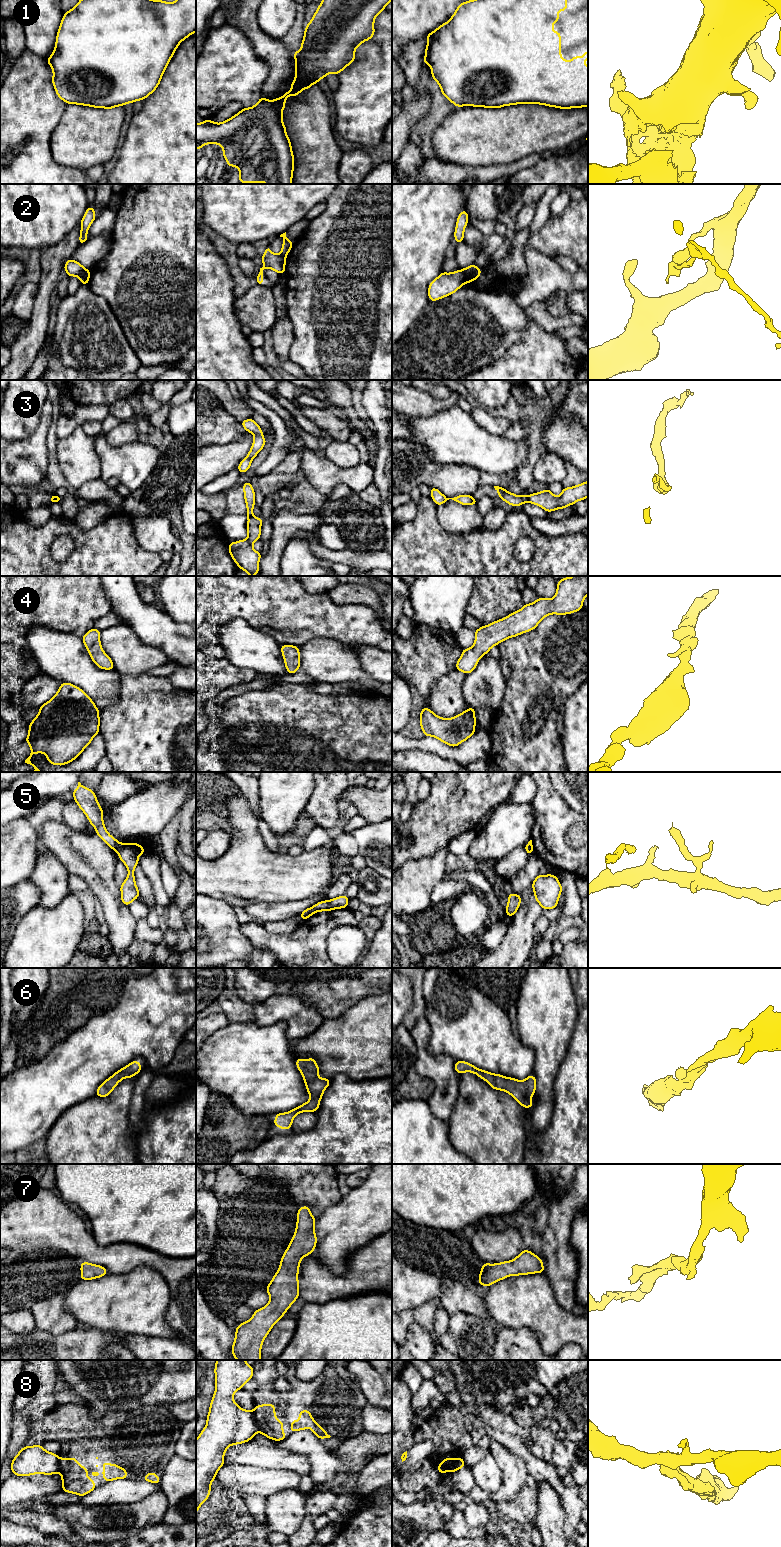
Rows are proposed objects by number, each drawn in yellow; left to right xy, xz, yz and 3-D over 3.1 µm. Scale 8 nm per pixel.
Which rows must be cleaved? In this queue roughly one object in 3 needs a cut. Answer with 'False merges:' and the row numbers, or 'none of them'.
False merges: 1, 2, 3, 5, 8

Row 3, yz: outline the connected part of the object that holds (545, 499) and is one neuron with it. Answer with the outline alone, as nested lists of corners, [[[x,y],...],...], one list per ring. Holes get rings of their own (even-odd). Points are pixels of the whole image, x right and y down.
[[[588,481],[568,488],[563,488],[559,497],[555,496],[550,489],[528,495],[530,503],[542,507],[547,512],[556,509],[564,509],[577,501],[588,497]]]

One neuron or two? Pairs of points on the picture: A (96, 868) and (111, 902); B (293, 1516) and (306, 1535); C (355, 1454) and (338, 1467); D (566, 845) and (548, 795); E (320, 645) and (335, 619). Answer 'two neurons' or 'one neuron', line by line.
A: one neuron
B: two neurons
C: two neurons
D: one neuron
E: two neurons

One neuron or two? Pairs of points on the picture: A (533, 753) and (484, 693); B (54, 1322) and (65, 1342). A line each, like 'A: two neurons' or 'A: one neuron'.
A: two neurons
B: two neurons

